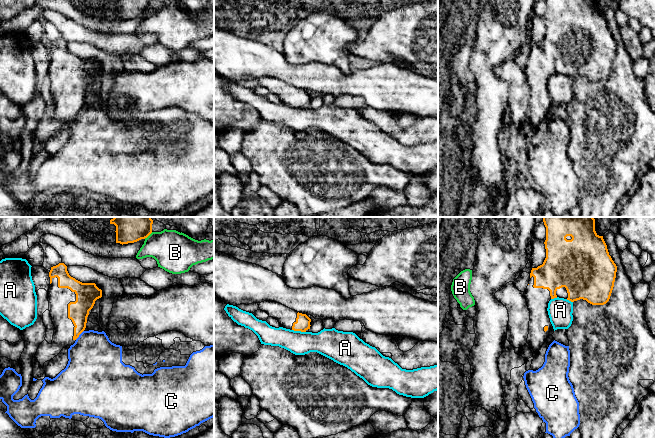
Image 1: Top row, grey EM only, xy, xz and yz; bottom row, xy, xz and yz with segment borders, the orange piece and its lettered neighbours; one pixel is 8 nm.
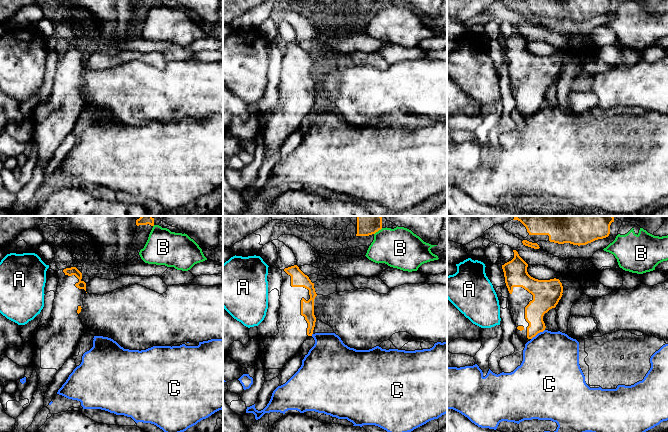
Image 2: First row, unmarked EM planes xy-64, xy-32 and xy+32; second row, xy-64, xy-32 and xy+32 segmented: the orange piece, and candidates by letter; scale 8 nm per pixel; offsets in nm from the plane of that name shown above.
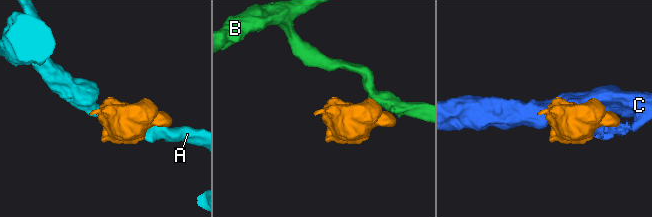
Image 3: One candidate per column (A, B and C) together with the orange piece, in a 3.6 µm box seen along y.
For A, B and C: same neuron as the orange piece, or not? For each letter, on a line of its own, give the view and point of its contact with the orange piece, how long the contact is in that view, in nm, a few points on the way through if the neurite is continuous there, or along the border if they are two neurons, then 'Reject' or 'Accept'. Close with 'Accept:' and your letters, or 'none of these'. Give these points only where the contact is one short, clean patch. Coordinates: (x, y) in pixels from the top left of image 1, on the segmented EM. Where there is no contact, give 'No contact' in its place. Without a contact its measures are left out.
A: Touches orange at xz (299, 330). Shared border 110 nm. Reject
B: Touches orange at xy (148, 235). Shared border 90 nm. Boundary: xy (152, 232), (144, 238). Reject
C: Touches orange at xy (79, 334). Shared border 100 nm. Boundary: xy (83, 330), (75, 339). Reject
Accept: none of these

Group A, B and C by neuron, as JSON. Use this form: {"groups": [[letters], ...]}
{"groups": [["A"], ["B"], ["C"]]}

